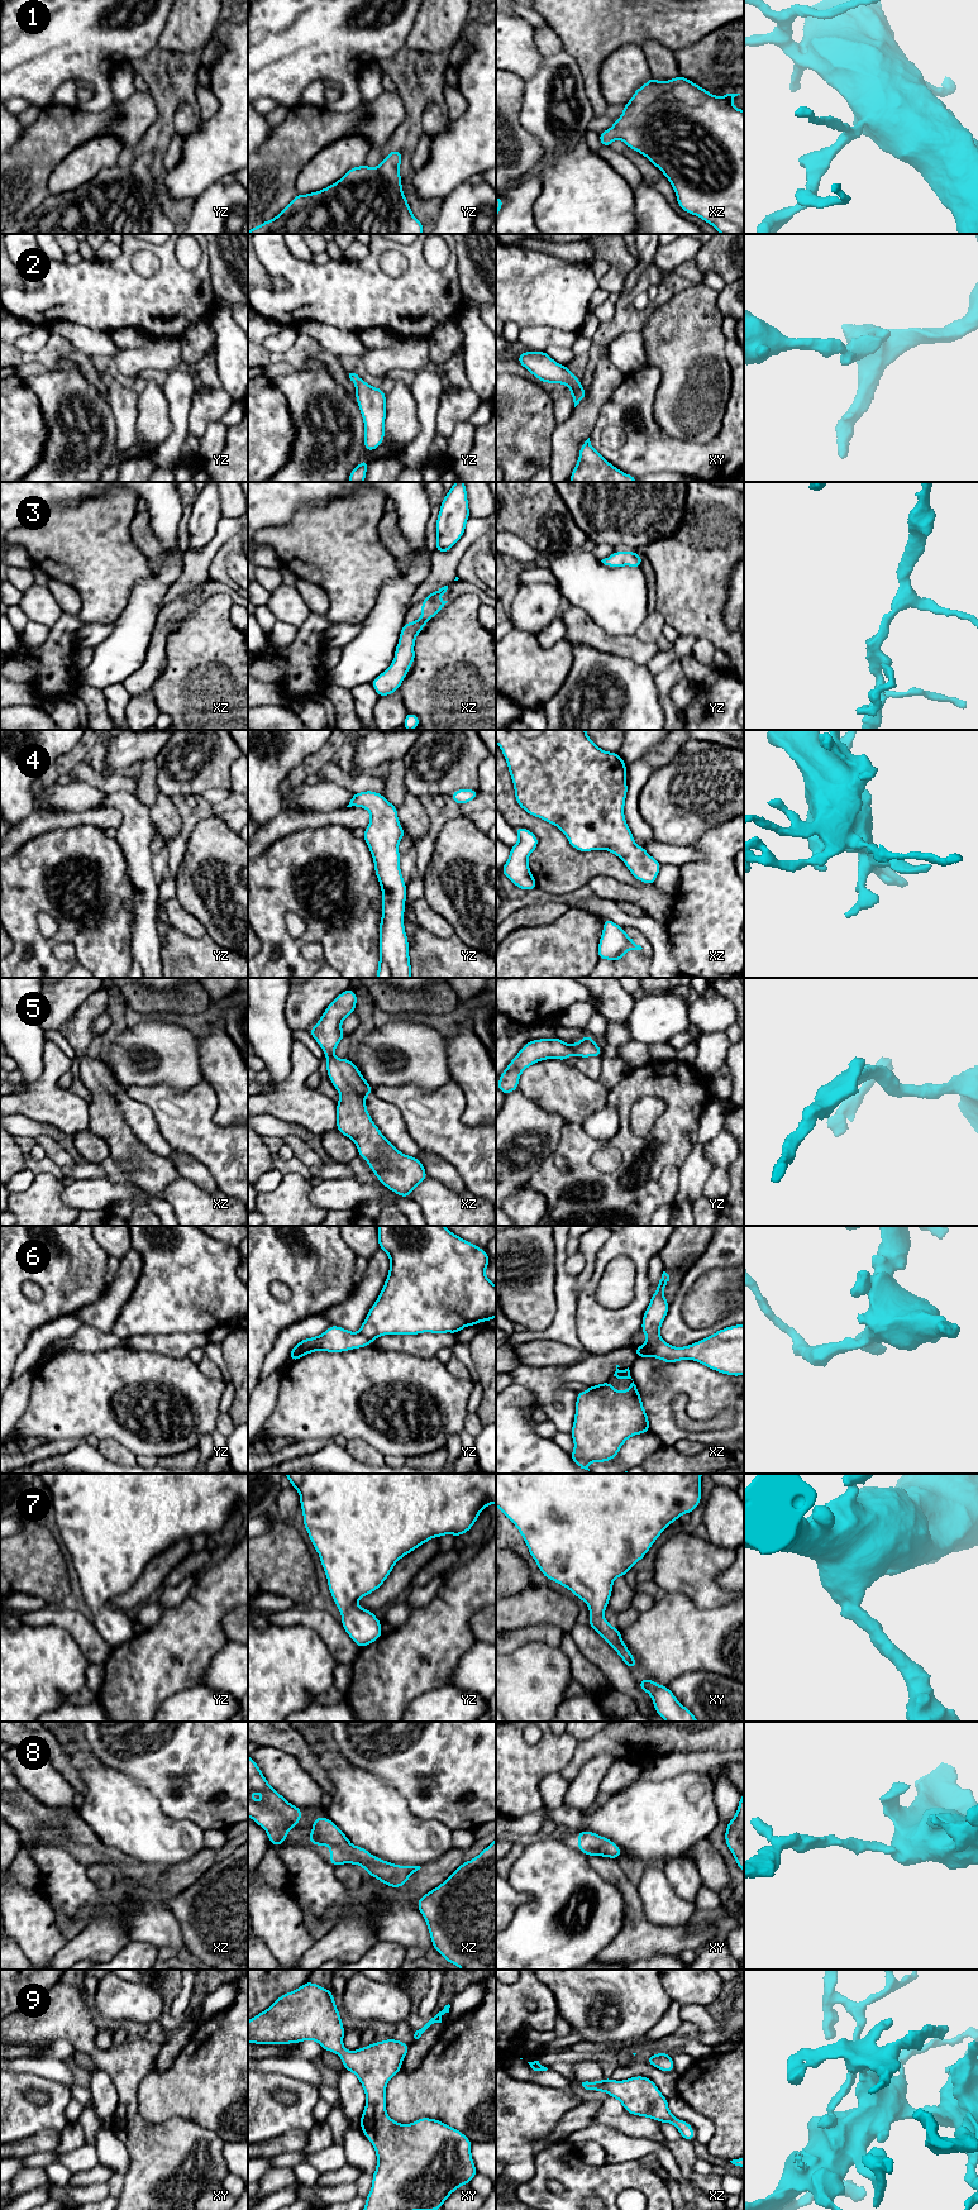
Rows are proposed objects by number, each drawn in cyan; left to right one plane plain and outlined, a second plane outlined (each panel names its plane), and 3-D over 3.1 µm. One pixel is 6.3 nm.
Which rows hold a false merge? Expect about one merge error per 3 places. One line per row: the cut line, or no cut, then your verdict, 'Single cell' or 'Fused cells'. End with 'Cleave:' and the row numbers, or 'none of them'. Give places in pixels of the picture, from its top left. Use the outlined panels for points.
1: No split. Single cell
2: No split. Single cell
3: No split. Single cell
4: No split. Single cell
5: No split. Single cell
6: Split along xz (659, 1337), (653, 1342), (645, 1344). Fused cells
7: No split. Single cell
8: No split. Single cell
9: No split. Single cell
Cleave: 6

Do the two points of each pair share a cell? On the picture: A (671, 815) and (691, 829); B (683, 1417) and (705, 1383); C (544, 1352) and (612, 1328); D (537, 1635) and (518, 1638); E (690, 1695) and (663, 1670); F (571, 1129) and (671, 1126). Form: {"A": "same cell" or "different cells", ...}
{"A": "same cell", "B": "different cells", "C": "different cells", "D": "same cell", "E": "different cells", "F": "same cell"}

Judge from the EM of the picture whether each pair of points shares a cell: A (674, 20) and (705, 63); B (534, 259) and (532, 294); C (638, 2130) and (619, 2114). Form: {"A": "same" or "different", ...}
{"A": "different", "B": "same", "C": "same"}

